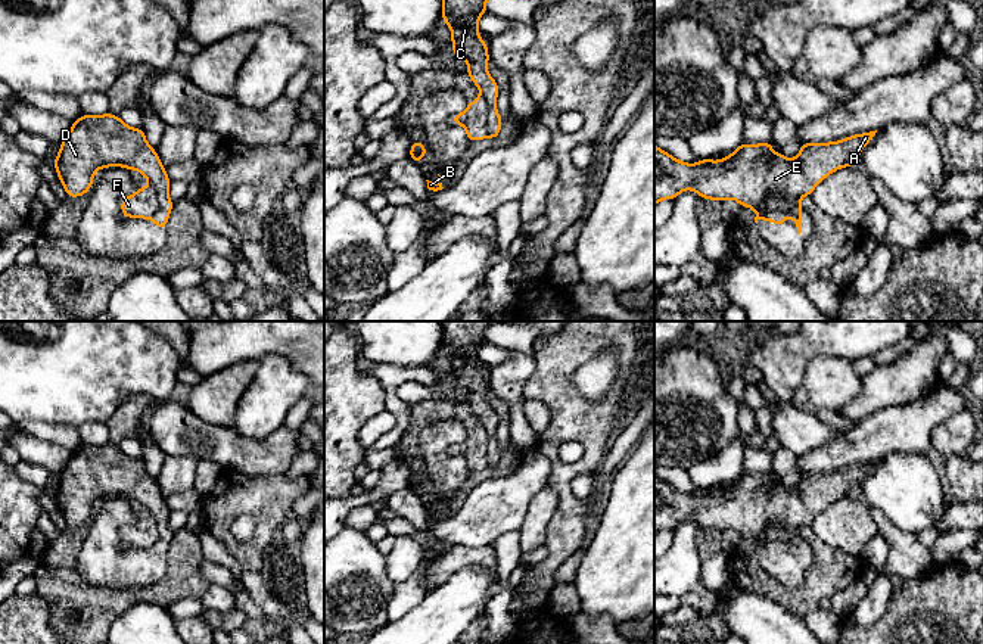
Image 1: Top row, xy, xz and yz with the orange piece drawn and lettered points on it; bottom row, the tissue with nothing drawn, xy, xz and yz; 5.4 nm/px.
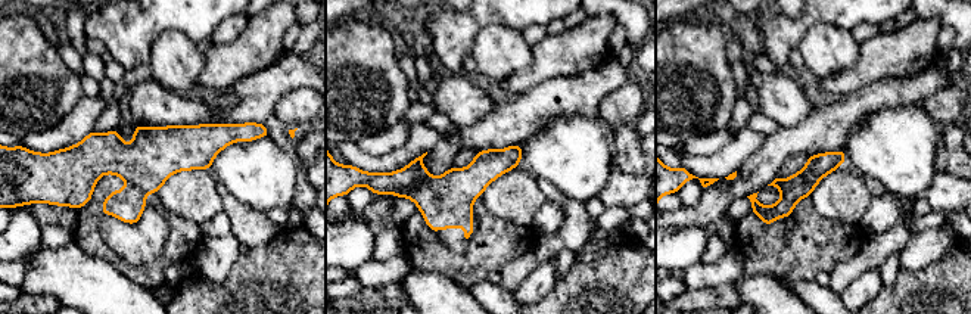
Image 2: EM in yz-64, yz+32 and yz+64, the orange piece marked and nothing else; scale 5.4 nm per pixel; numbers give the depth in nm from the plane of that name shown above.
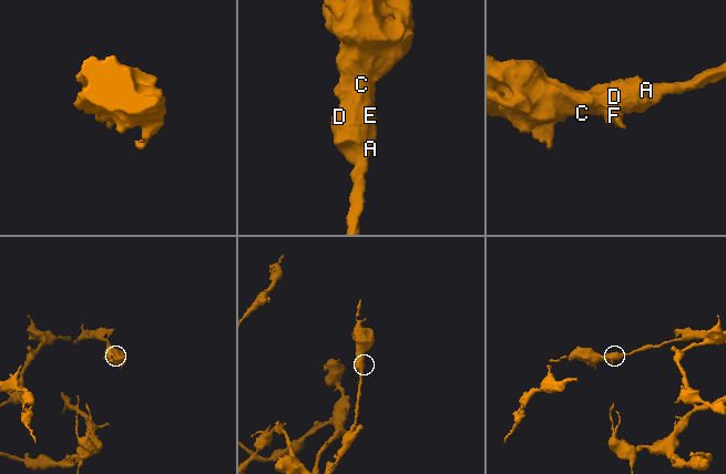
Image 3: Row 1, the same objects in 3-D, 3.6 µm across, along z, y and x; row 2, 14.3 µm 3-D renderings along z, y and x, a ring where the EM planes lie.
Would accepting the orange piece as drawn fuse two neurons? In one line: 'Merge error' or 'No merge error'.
Merge error

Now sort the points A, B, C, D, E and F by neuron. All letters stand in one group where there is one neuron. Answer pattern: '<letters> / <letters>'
A B C D E / F

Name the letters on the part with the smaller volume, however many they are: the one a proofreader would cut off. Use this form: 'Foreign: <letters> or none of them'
Foreign: F

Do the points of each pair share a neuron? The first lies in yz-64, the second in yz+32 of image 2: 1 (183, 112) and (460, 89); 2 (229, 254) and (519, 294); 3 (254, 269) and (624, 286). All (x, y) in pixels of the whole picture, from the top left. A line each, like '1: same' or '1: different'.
1: same
2: same
3: same

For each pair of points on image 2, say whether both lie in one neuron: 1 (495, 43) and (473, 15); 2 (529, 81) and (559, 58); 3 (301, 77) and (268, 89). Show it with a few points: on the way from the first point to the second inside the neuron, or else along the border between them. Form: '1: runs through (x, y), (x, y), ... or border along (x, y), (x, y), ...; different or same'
1: border along (517, 30), (485, 25), (473, 42), (470, 52); different
2: runs through (537, 74), (551, 59); same
3: runs through (293, 77), (280, 77), (276, 81); same

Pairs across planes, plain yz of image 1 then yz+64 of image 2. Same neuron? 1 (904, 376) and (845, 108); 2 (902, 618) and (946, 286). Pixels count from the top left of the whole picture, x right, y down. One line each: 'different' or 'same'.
1: different
2: same

